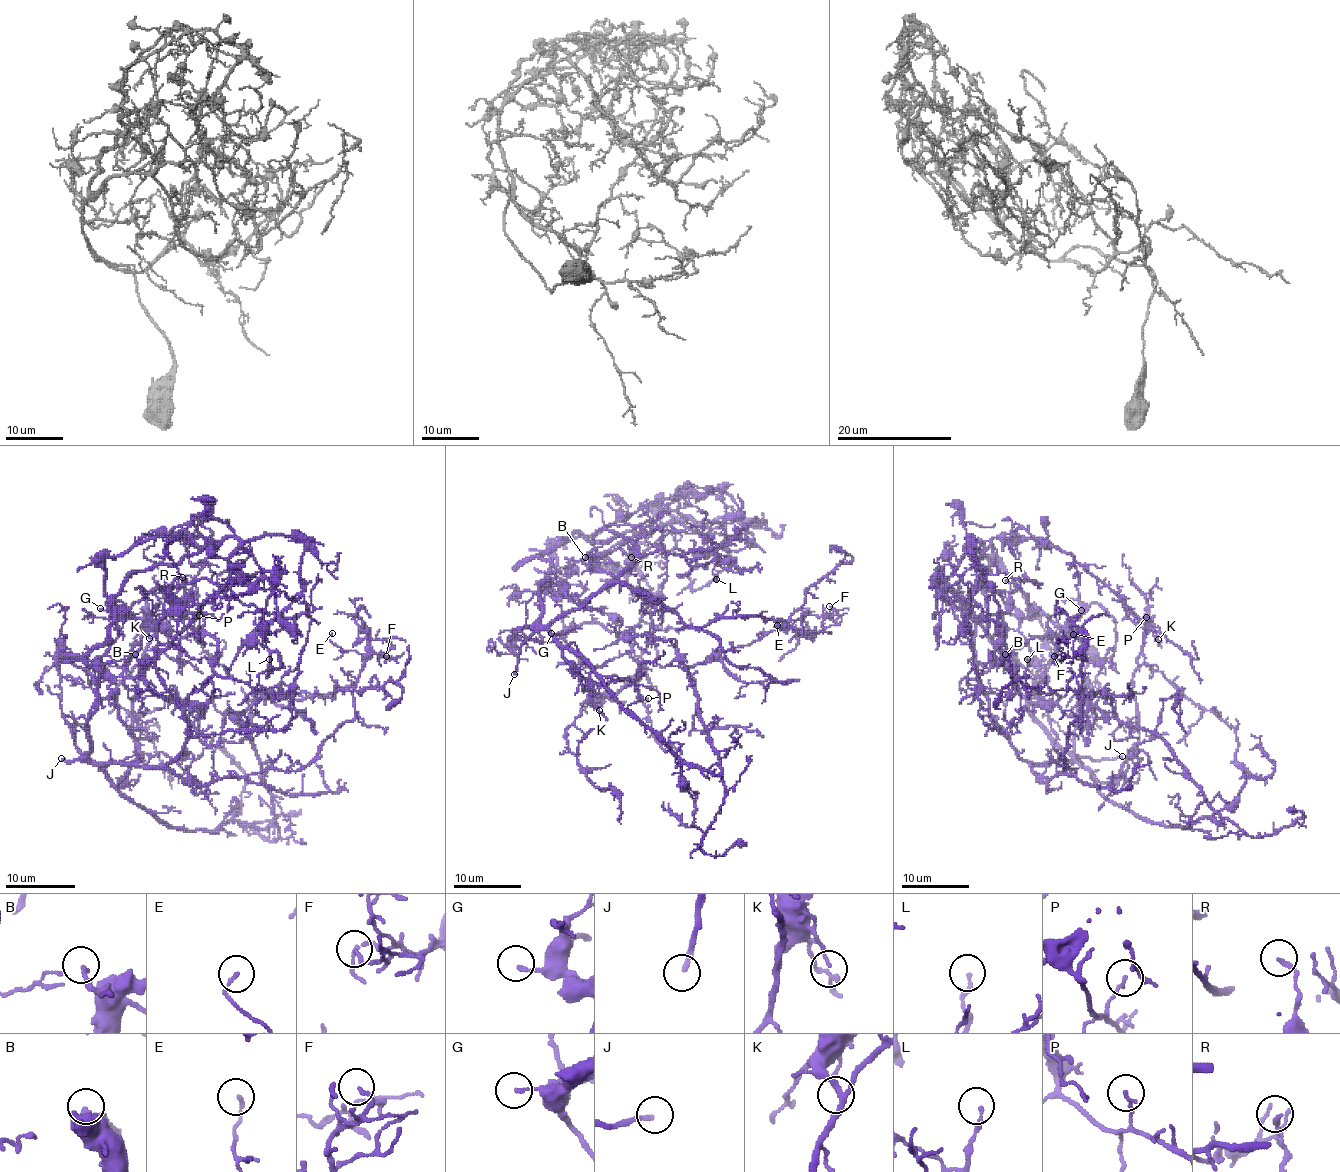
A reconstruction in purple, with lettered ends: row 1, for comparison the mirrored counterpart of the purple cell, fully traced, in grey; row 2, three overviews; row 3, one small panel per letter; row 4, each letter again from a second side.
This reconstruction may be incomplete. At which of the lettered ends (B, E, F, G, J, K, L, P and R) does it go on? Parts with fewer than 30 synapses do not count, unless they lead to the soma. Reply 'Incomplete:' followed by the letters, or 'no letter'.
Incomplete: J

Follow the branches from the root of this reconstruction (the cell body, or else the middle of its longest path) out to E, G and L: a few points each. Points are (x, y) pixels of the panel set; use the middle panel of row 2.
E: (575, 652), (549, 627), (616, 583), (653, 596), (687, 625), (762, 616), (807, 633), (777, 625)
G: (575, 652), (541, 623), (539, 588), (546, 581), (616, 625), (609, 632), (580, 623), (551, 633)
L: (575, 652), (549, 627), (626, 569), (639, 537), (717, 523), (726, 538), (716, 549), (716, 579)

